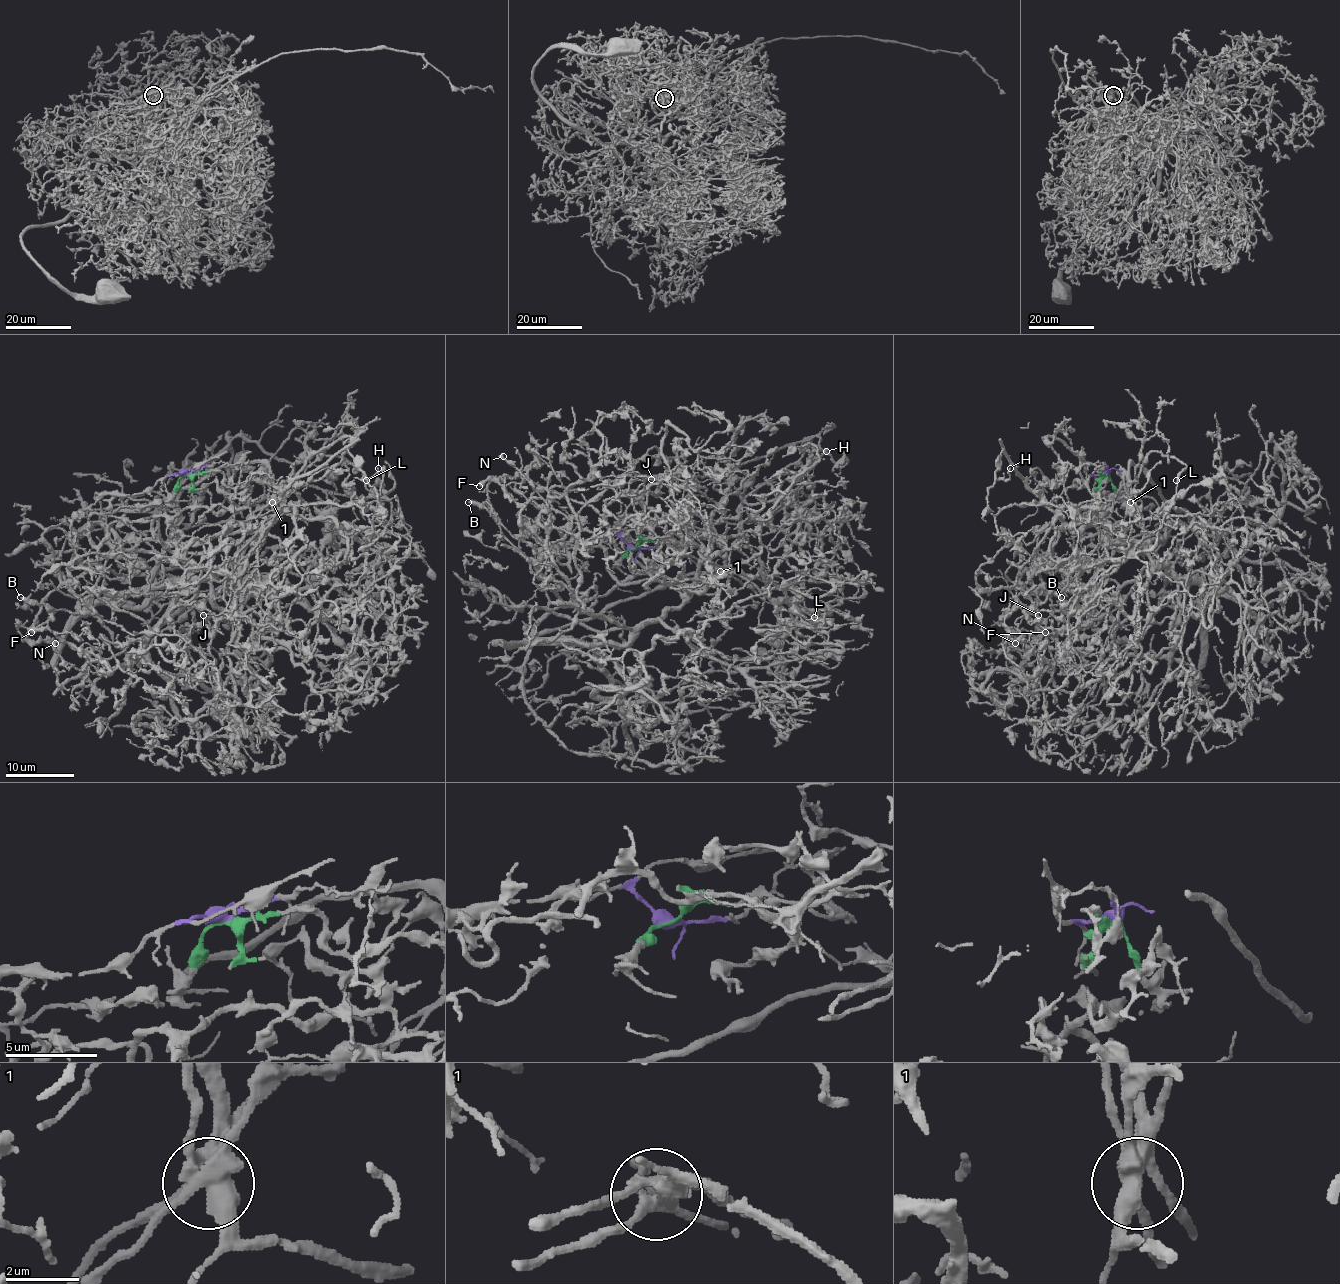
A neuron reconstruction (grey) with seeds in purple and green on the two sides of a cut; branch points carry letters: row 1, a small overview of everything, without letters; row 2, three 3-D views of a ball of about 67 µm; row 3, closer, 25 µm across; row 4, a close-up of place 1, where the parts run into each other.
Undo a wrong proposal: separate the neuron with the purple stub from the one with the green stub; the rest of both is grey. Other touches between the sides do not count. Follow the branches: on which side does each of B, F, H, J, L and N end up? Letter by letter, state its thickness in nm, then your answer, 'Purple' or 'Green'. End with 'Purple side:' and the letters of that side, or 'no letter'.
B: Thickness 400 nm. Purple
F: Thickness 500 nm. Green
H: Thickness 150 nm. Purple
J: Thickness 180 nm. Purple
L: Thickness 260 nm. Purple
N: Thickness 360 nm. Green
Purple side: B, H, J, L

